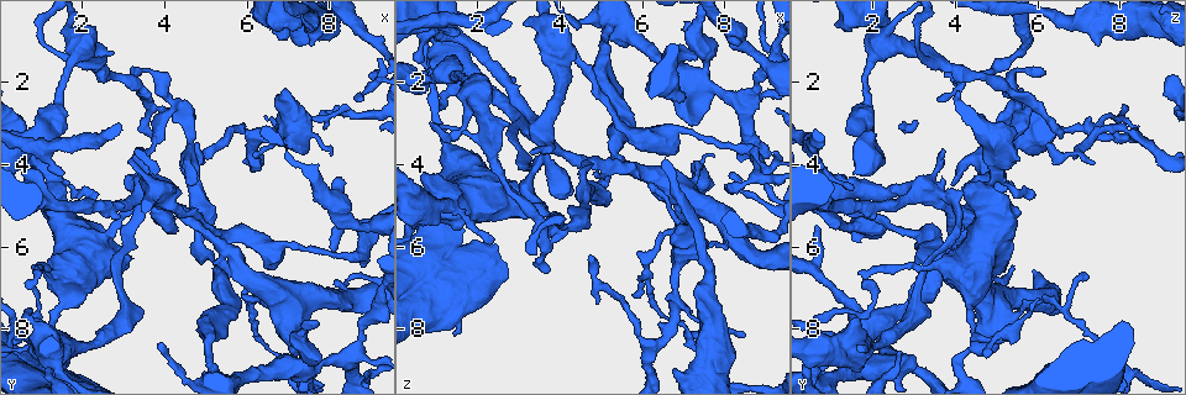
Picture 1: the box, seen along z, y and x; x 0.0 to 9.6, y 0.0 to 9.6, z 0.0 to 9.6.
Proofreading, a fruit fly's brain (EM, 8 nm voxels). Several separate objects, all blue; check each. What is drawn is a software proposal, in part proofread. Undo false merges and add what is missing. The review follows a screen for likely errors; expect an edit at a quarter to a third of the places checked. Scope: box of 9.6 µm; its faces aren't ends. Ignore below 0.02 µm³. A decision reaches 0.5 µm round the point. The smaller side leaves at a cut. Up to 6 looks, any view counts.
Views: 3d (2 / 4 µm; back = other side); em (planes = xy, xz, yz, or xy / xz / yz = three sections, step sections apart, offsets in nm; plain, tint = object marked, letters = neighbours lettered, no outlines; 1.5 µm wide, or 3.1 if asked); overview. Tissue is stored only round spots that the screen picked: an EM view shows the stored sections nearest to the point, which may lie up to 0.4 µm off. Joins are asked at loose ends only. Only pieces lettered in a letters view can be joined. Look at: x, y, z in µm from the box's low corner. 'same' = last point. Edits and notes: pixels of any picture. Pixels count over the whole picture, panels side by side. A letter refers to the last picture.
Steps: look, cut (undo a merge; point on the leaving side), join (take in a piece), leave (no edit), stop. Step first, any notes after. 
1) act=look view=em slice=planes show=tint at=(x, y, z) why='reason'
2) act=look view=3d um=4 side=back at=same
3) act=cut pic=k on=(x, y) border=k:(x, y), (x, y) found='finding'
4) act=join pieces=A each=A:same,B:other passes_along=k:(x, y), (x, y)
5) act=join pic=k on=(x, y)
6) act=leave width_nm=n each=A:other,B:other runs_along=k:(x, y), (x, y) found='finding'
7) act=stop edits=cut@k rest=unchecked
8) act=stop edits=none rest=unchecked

act=look view=3d um=2 at=(7.60, 1.15, 7.45) why='stops while still wide'

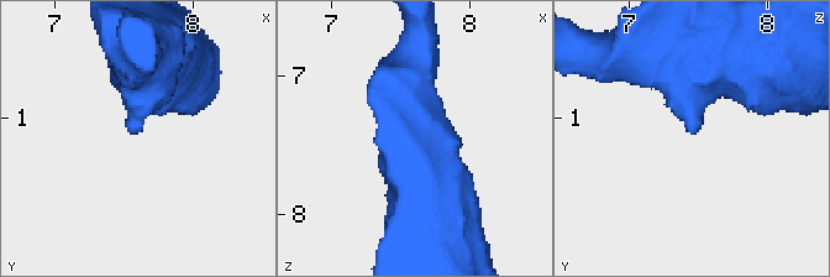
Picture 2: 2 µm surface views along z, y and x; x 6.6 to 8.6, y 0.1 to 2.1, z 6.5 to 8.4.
act=look view=em slice=planes show=plain at=(7.56, 1.14, 7.46)

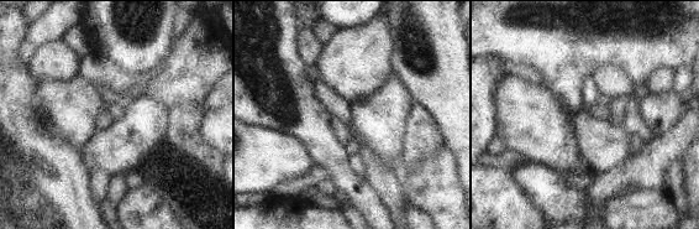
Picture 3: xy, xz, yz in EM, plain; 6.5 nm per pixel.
act=look view=em slice=planes show=letters at=same

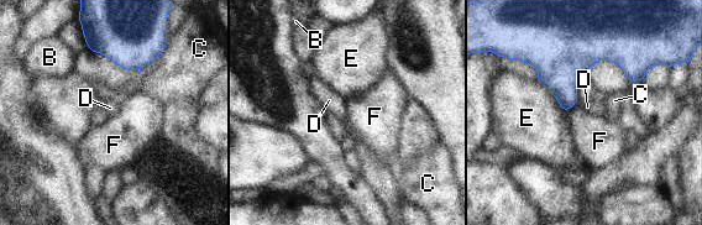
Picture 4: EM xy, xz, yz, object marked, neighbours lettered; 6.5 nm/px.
act=leave longest_contact=E:170nm each=B:other,C:other,D:other,E:other,F:other border=4:(535, 79), (554, 95) found='no lettered piece goes on from it'

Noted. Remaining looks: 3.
act=look view=3d um=4 at=(8.45, 2.60, 8.10) why='an open end'

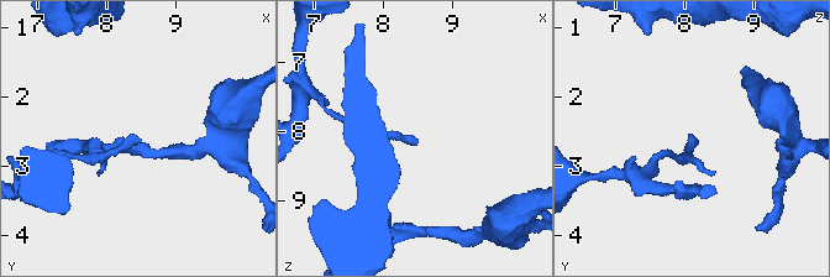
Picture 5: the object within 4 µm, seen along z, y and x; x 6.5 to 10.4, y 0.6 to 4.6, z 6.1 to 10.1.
act=look view=em slice=xz step=8 show=letters at=(8.45, 2.65, 8.10) why='now the EM'

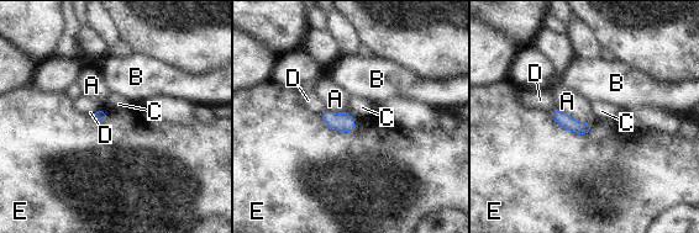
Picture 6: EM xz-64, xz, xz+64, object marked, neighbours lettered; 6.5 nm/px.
act=leave each=A:other,B:other,C:other,D:other,E:other found='no lettered piece goes on from it'

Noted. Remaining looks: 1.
act=stop edits=none rest=unchecked

